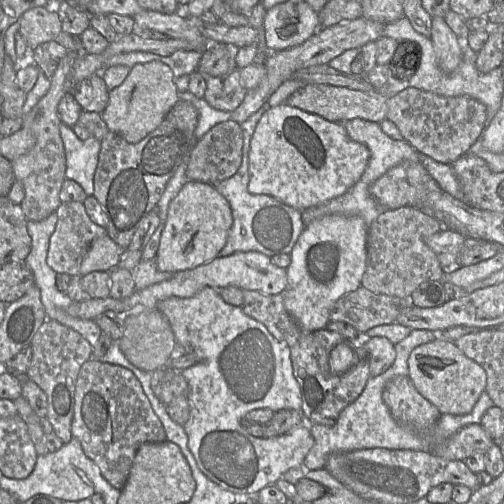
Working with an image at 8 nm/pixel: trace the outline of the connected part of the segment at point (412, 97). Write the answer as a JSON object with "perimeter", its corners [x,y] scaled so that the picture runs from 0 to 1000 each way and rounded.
{"perimeter":[[[821,173],[770,190],[766,234],[794,258],[802,278],[831,304],[895,325],[933,300],[964,252],[964,210],[933,190],[885,192]]]}

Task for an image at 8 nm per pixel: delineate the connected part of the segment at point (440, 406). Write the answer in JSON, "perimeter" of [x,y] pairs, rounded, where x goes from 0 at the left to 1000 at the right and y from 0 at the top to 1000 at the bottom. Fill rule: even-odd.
{"perimeter":[[[863,673],[825,688],[810,710],[810,732],[810,748],[827,776],[875,821],[933,819],[964,772],[966,742],[958,728],[929,710],[901,679],[887,673]]]}

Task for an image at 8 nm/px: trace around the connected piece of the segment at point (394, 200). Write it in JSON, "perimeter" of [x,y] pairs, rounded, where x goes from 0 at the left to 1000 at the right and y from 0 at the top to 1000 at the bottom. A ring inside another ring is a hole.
{"perimeter":[[[802,321],[770,337],[734,369],[734,383],[760,413],[843,411],[843,365],[857,349],[835,323]]]}

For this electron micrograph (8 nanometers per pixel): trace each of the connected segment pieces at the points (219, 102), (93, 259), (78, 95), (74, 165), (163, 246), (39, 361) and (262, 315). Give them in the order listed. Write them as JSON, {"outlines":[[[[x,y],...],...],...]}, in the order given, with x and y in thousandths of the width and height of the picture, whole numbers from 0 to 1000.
{"outlines":[[[[476,137],[440,153],[407,153],[405,196],[425,216],[462,222],[482,202],[490,179],[478,167]]],[[[214,464],[185,476],[161,524],[159,548],[187,538],[214,538],[234,530],[240,494]]],[[[187,147],[145,177],[151,200],[163,218],[202,226],[216,204],[218,179],[200,147]]],[[[121,244],[119,268],[129,290],[133,355],[153,361],[179,389],[187,385],[187,347],[194,327],[200,278],[161,278],[143,252]]],[[[373,359],[339,399],[308,512],[319,540],[383,534],[433,510],[462,446],[450,395],[423,367]]],[[[91,633],[81,645],[65,669],[60,688],[63,710],[52,744],[93,784],[91,829],[101,839],[105,857],[131,881],[145,869],[141,839],[147,823],[155,740],[163,724],[185,710],[187,688],[153,657],[101,633]]],[[[482,575],[480,615],[494,629],[518,639],[556,679],[579,688],[601,659],[569,619],[560,583],[532,585],[504,575]]]]}

